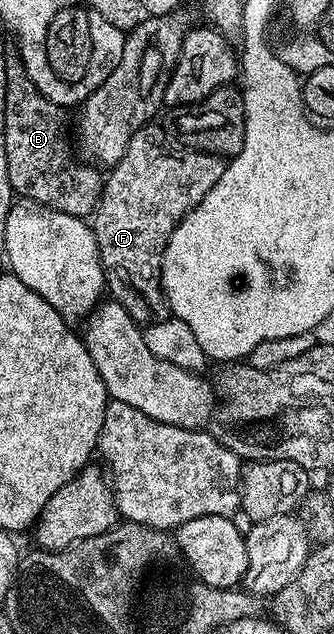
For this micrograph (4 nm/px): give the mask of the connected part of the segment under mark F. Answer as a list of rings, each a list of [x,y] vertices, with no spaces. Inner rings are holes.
[[[152,123],[141,127],[133,139],[129,139],[129,147],[125,147],[125,155],[115,165],[110,166],[103,183],[103,195],[93,214],[93,228],[100,253],[100,265],[104,271],[106,292],[114,301],[121,303],[125,311],[135,321],[150,323],[168,316],[169,310],[165,302],[165,294],[161,284],[163,271],[163,252],[167,246],[169,235],[213,191],[213,183],[221,179],[227,169],[227,161],[217,155],[209,155],[199,147],[188,147],[176,143],[163,130],[162,124]]]

